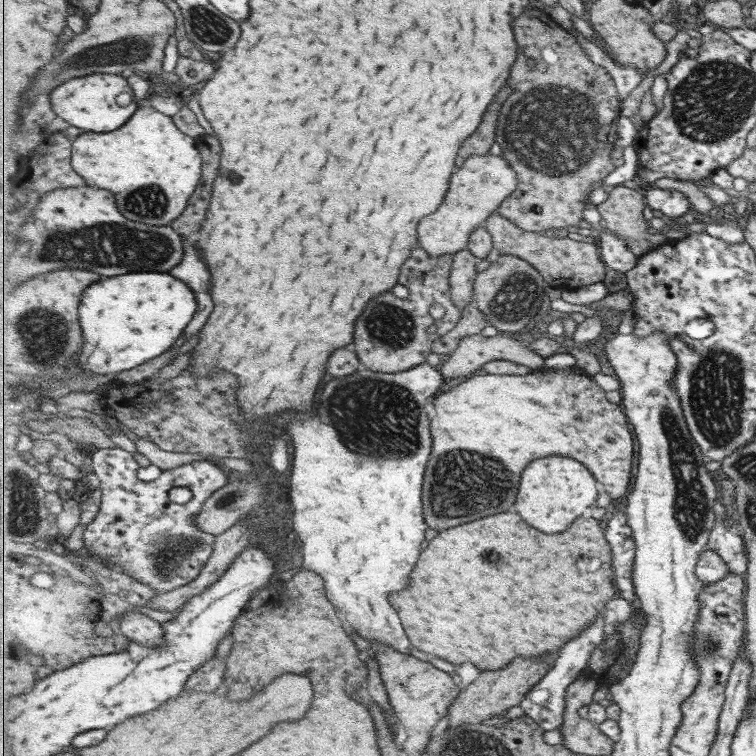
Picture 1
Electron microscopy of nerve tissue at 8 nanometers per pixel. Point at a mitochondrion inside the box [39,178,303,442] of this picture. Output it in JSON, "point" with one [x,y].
{"point":[147,202]}

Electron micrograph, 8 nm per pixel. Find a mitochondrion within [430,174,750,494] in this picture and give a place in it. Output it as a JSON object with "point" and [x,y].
{"point":[717,393]}

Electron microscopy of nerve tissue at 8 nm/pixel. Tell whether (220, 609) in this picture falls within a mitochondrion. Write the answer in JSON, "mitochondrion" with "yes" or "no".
{"mitochondrion":"no"}

